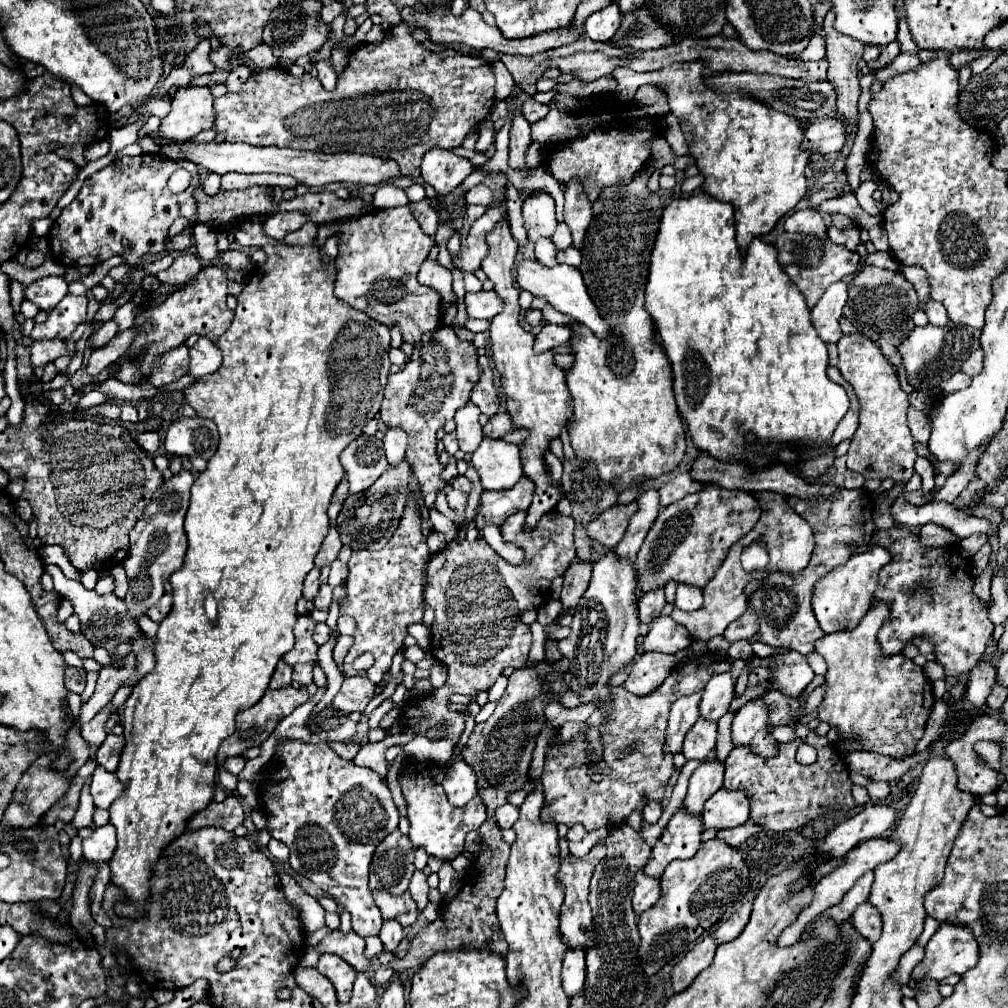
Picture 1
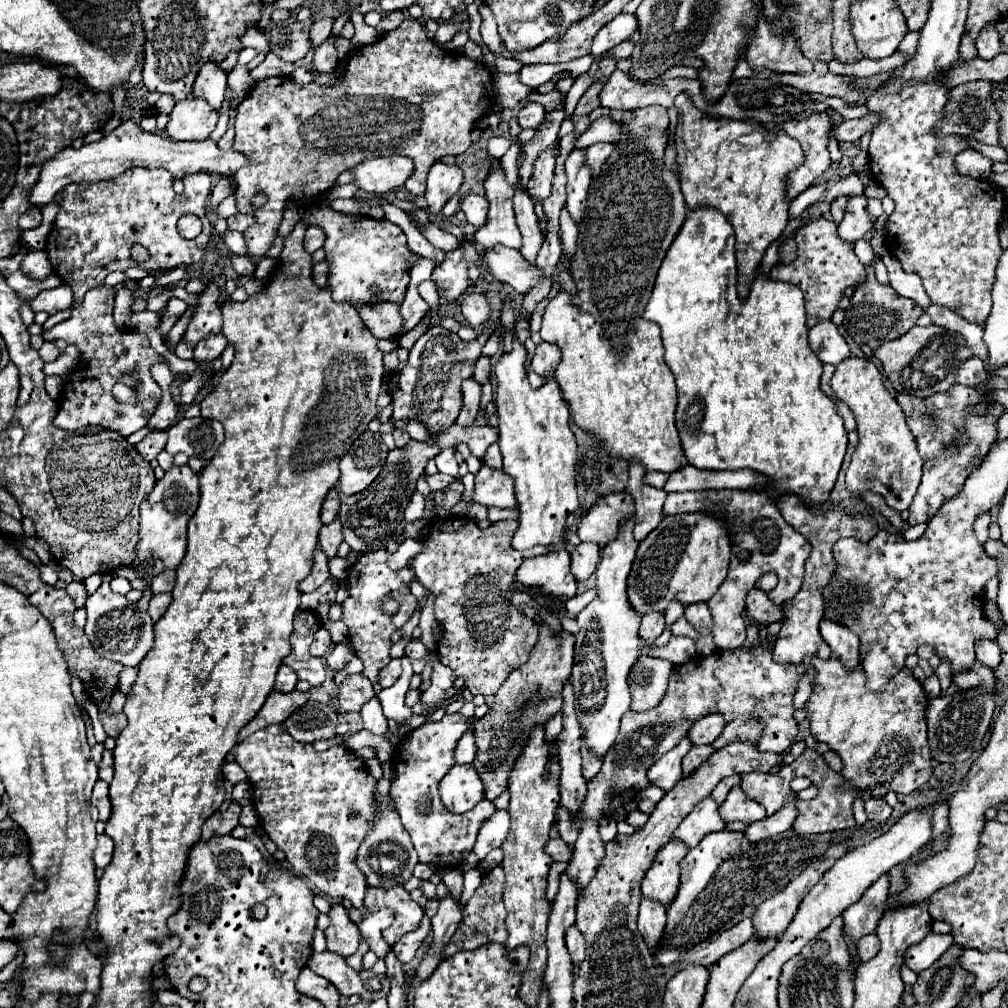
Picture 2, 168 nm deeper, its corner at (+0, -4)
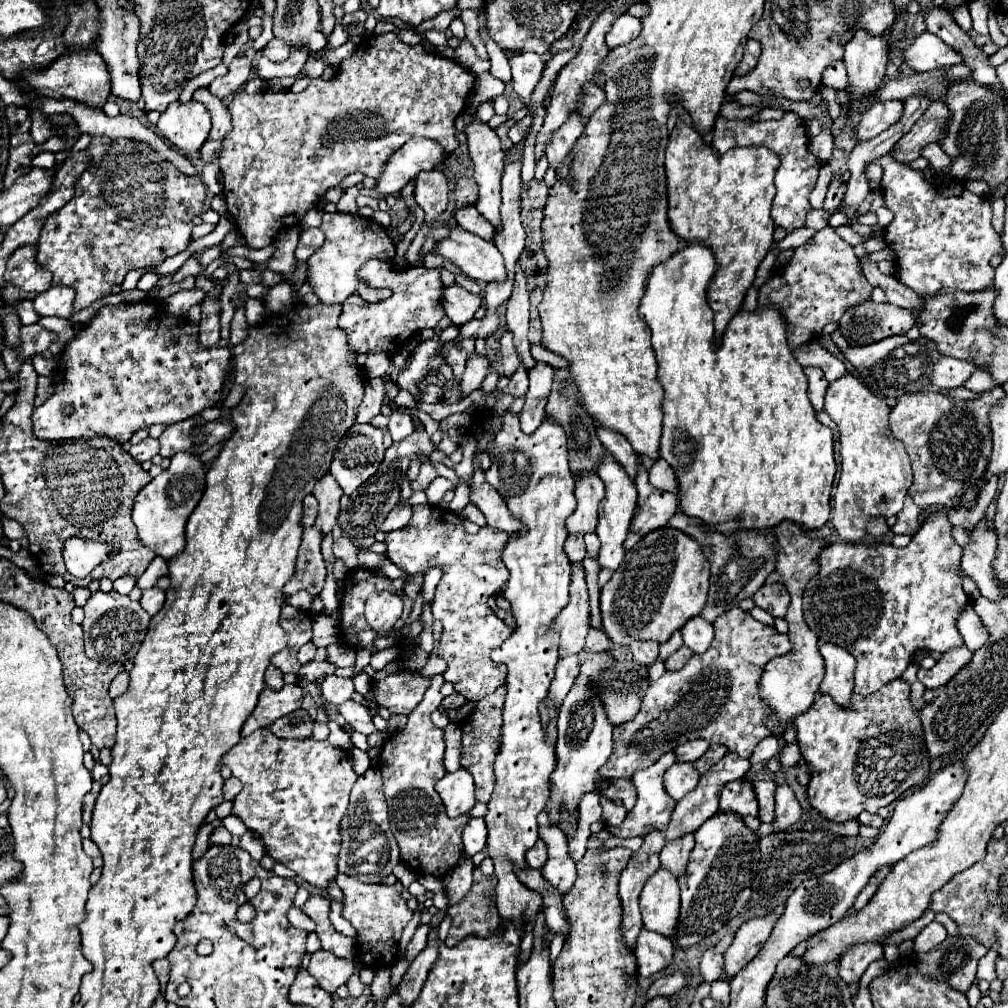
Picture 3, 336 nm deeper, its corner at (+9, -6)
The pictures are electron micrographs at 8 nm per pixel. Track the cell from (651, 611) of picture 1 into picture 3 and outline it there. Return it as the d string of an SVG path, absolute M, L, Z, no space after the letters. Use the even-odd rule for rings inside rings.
M632 642L630 652L640 666L652 666L658 658L658 644L656 642Z

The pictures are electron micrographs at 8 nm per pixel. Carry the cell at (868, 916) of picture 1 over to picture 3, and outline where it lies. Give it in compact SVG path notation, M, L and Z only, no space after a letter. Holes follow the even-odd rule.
M858 944L852 946L850 950L846 950L840 958L838 964L838 974L846 984L856 984L860 982L862 974L866 972L866 968L870 966L870 962L882 958L882 946L880 944Z

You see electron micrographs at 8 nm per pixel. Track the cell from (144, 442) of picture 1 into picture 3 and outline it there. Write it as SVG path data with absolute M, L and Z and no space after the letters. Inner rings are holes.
M146 438L146 440L142 440L140 444L136 444L136 446L130 448L130 454L132 454L132 458L134 458L138 464L142 464L142 462L146 462L146 460L152 460L158 452L160 452L160 442L154 440L154 438Z

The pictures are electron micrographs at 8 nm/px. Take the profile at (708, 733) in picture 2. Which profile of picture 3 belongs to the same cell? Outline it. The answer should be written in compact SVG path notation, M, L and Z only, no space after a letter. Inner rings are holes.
M692 740L692 742L680 744L674 750L676 762L696 762L706 750L708 750L708 742L702 742L702 740Z

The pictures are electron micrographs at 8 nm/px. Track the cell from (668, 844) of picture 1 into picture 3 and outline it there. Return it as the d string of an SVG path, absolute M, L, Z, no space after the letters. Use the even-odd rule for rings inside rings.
M660 868L644 886L640 894L642 924L646 930L658 932L666 938L676 936L680 914L680 888L668 870Z

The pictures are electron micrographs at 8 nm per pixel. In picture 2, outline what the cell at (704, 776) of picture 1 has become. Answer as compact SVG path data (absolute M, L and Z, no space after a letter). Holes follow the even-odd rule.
M707 796L699 800L699 804L685 816L685 820L673 832L673 838L679 838L693 848L703 836L721 828L725 828L725 824L717 816L717 802L713 800L713 796Z

